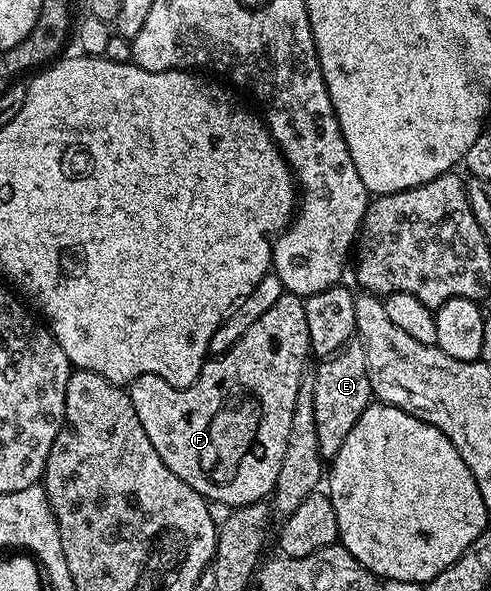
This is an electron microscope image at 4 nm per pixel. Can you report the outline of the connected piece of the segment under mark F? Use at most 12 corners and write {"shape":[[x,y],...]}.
{"shape":[[285,293],[179,391],[130,383],[161,461],[212,504],[272,494],[303,366]]}

